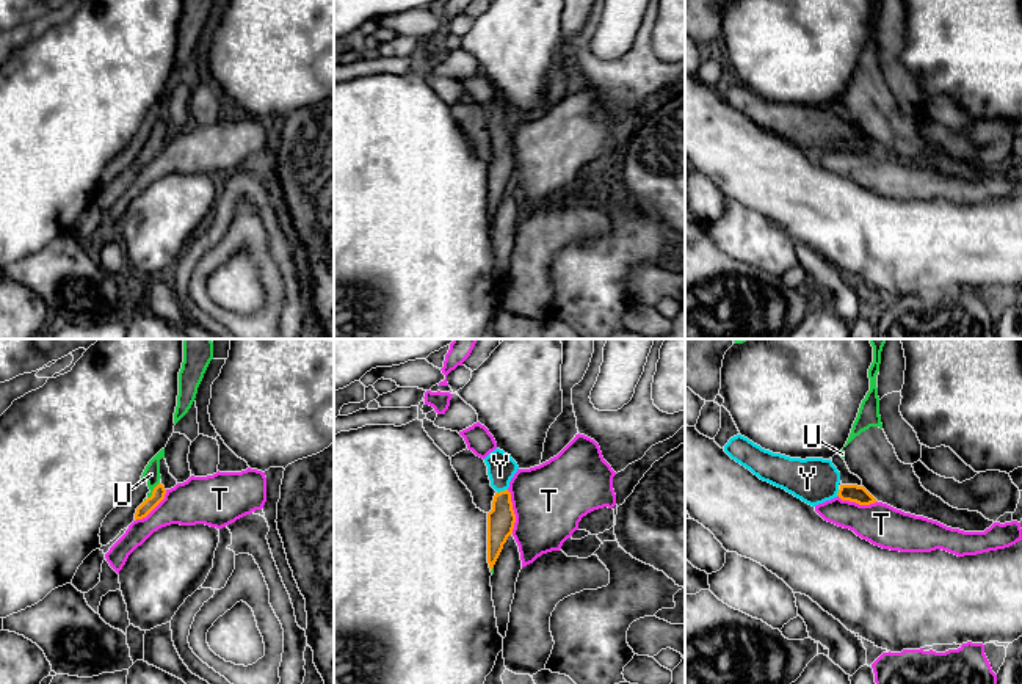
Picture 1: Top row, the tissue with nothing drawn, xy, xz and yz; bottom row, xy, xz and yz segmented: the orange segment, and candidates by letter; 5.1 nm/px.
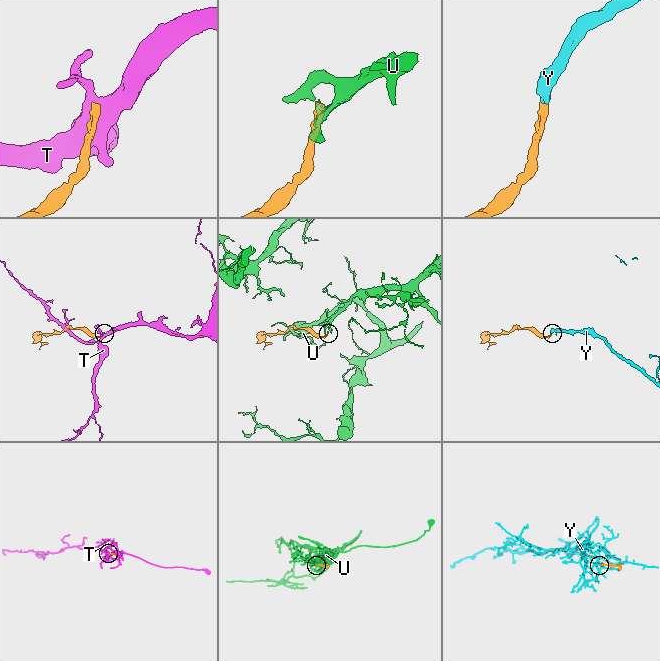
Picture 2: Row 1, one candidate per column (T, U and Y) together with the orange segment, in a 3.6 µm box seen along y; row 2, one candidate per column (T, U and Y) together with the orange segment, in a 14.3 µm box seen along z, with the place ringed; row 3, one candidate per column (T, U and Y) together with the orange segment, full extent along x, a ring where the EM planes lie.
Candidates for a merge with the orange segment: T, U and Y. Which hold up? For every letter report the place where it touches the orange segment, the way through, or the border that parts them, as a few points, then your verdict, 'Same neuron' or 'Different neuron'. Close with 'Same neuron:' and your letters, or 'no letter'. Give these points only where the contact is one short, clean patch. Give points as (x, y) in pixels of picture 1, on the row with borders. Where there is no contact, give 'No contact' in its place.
T: Touches orange at xz (513, 512). Different neuron
U: Touches orange at xy (152, 491). Different neuron
Y: Touches orange at xz (502, 491). Path across: xz (500, 520), (502, 491), (500, 466). Same neuron
Same neuron: Y

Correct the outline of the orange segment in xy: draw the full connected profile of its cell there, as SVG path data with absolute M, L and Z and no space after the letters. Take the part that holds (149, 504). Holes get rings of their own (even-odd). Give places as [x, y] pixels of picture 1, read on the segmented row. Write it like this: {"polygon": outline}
{"polygon": "M158 483L154 491L152 496L147 497L138 508L135 513L135 521L136 519L143 519L146 518L163 499L165 499L166 489L161 483Z"}

